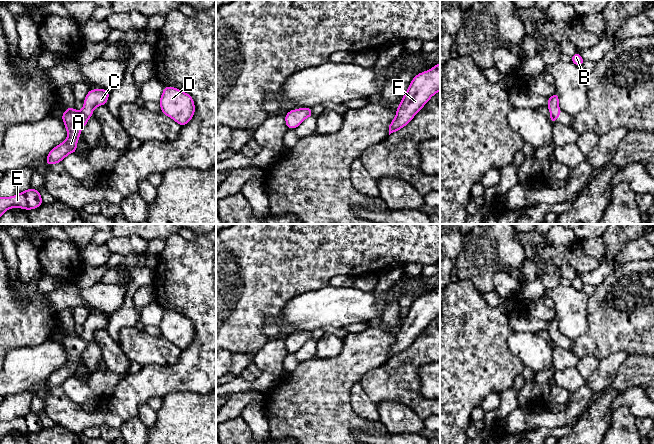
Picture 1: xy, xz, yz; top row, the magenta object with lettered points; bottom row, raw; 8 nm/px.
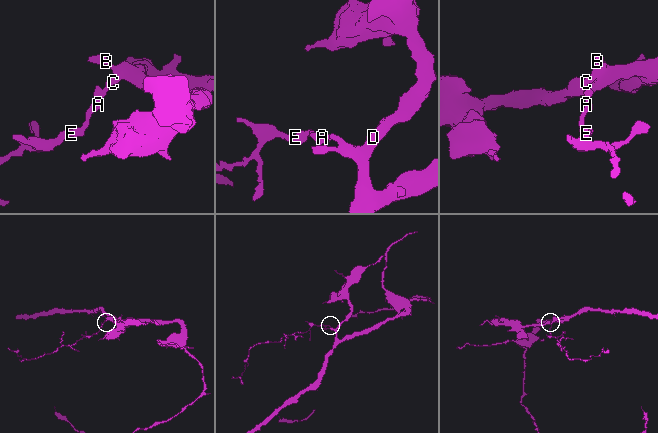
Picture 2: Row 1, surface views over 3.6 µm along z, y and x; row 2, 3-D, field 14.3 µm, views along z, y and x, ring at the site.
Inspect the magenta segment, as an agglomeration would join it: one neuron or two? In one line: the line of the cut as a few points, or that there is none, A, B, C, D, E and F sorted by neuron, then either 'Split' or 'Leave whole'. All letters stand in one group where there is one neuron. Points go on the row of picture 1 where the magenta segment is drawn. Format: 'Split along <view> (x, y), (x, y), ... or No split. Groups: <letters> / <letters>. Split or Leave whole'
Split along xy (79, 112), (87, 119). Groups: A E / B C D F. Split

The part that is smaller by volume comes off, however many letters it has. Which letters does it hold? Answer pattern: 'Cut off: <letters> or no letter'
Cut off: A, E

